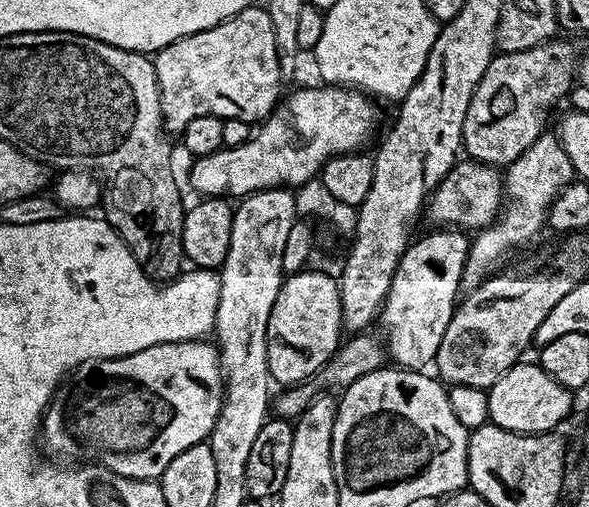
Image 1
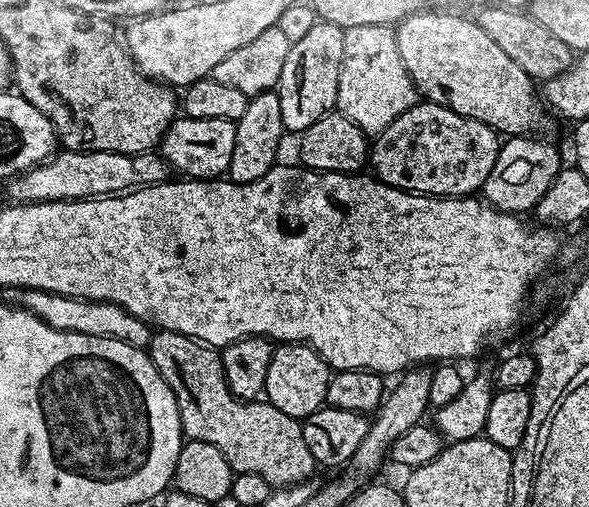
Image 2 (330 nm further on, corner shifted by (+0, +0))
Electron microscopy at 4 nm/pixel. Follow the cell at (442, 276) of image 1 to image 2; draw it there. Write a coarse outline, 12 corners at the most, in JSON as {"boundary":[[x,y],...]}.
{"boundary":[[505,139],[484,183],[500,212],[531,213],[561,167],[559,150]]}

